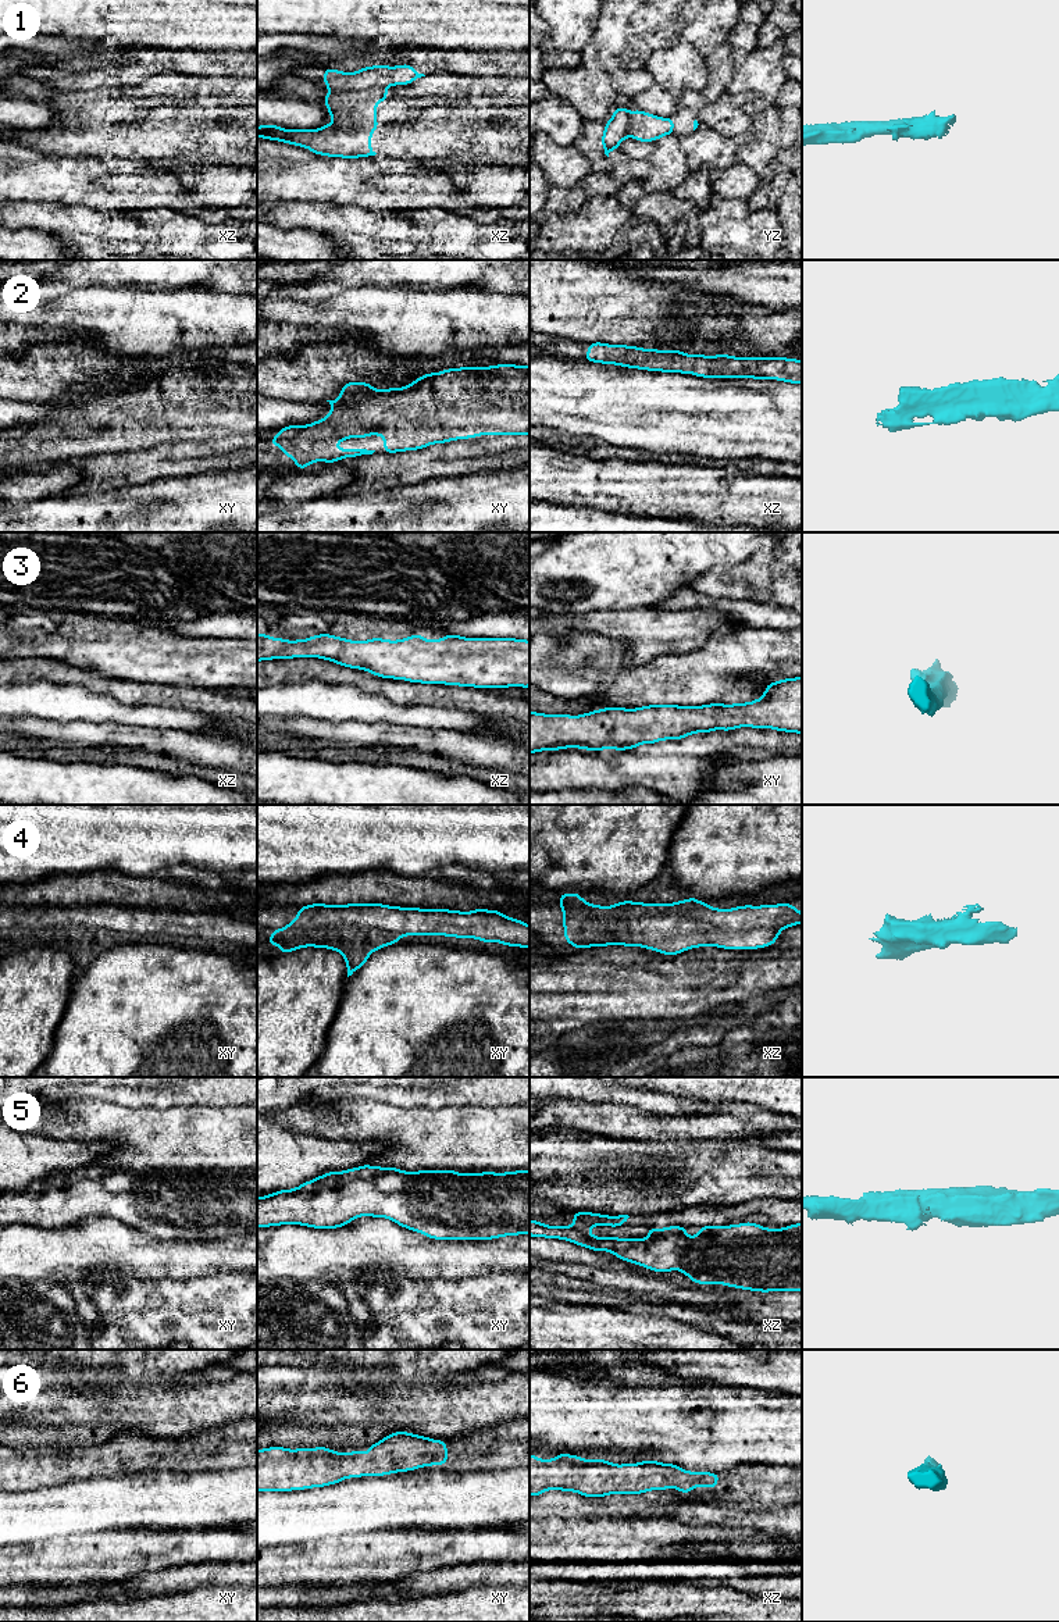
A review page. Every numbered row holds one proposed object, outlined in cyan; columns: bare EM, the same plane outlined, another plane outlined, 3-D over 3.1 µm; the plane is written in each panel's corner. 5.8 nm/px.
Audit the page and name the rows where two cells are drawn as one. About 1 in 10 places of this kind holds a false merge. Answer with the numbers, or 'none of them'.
1

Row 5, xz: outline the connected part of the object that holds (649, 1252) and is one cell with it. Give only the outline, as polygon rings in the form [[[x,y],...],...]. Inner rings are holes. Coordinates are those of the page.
[[[575,1212],[574,1226],[553,1227],[530,1219],[530,1236],[560,1238],[593,1251],[609,1251],[618,1259],[632,1262],[653,1272],[678,1269],[693,1283],[719,1283],[750,1291],[802,1291],[802,1223],[784,1229],[766,1229],[757,1223],[745,1222],[731,1226],[702,1226],[693,1237],[687,1236],[682,1226],[666,1229],[648,1227],[648,1238],[595,1237],[588,1229],[593,1226],[623,1226],[628,1215],[607,1216],[592,1212]]]

